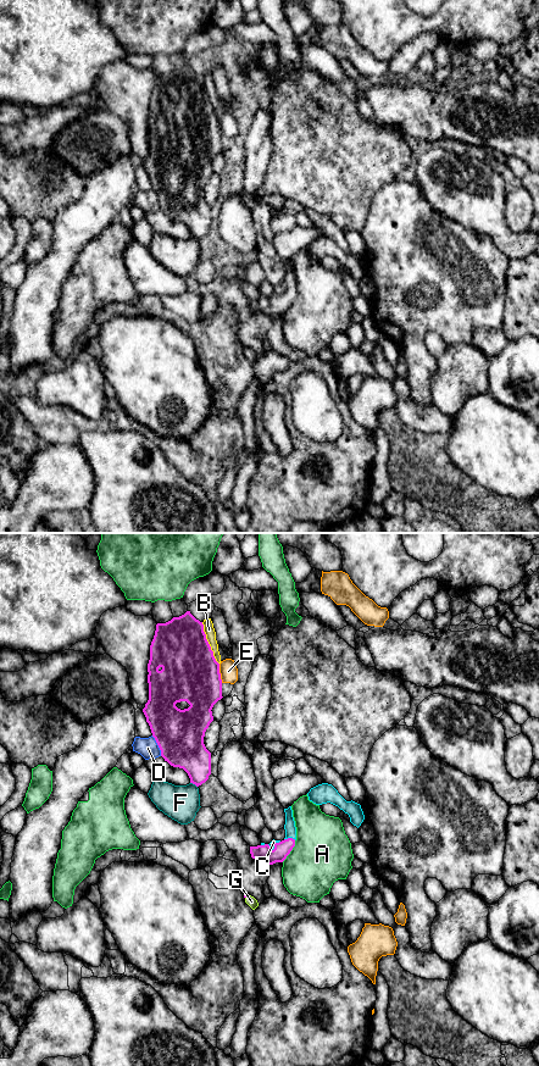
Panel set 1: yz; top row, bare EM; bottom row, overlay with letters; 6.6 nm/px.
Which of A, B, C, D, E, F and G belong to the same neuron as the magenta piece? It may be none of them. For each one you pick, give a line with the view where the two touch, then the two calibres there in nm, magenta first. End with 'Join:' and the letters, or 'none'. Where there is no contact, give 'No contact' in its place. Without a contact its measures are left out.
C: Touches magenta in yz. Thickness 110 nm (magenta) against 80 nm
G: Touches magenta in yz. Thickness 30 nm (magenta) against 70 nm
Join: C, G

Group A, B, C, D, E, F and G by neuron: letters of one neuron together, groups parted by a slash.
A / B / C G / D / E / F

